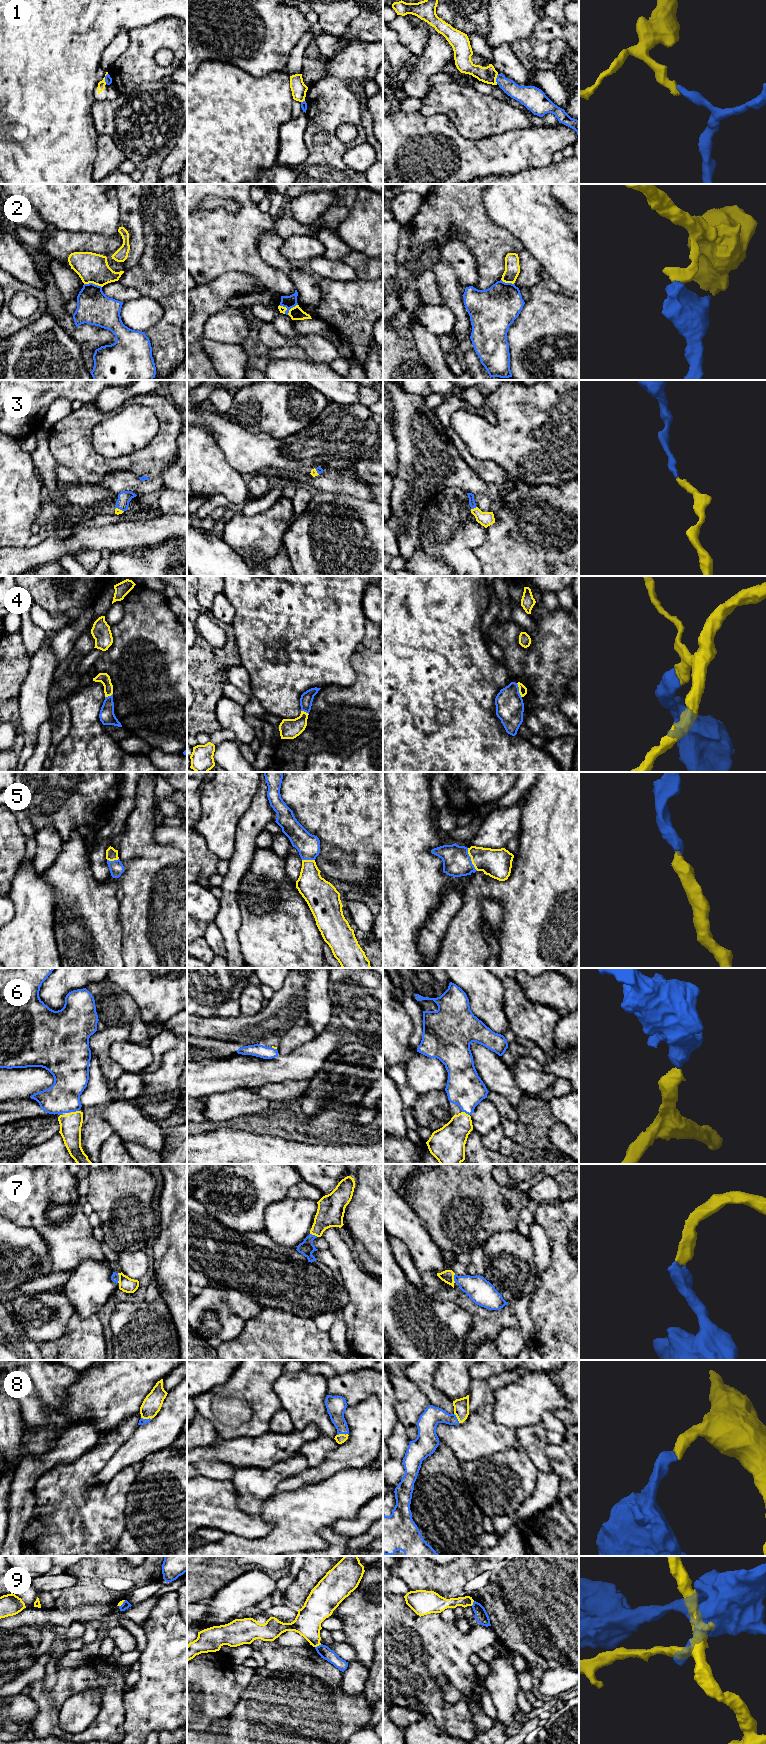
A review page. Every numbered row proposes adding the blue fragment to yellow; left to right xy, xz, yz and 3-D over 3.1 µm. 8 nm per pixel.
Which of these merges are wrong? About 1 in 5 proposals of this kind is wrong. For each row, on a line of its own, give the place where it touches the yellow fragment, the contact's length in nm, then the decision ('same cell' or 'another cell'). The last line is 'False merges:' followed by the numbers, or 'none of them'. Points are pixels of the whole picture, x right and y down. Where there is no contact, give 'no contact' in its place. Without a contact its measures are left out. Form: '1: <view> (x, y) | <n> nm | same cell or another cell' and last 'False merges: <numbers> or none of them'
1: yz (495, 79) | 80 nm | another cell
2: xy (93, 283) | 150 nm | another cell
3: yz (474, 508) | 50 nm | same cell
4: yz (519, 690) | 130 nm | same cell
5: yz (471, 859) | 200 nm | same cell
6: xy (74, 1112) | 70 nm | same cell
7: xy (119, 1278) | 80 nm | same cell
8: xy (146, 1418) | 90 nm | same cell
9: xz (318, 1645) | 60 nm | another cell
False merges: 1, 2, 9

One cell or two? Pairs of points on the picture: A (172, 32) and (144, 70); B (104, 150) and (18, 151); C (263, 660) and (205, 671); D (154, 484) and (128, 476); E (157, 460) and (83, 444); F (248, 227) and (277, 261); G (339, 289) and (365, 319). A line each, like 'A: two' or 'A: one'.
A: one
B: two
C: two
D: one
E: one
F: two
G: one

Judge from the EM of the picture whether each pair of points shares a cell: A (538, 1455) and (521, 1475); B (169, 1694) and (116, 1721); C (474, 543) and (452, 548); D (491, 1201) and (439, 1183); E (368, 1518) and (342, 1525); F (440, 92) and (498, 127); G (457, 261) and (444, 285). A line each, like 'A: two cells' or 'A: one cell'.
A: two cells
B: two cells
C: two cells
D: one cell
E: one cell
F: one cell
G: two cells

